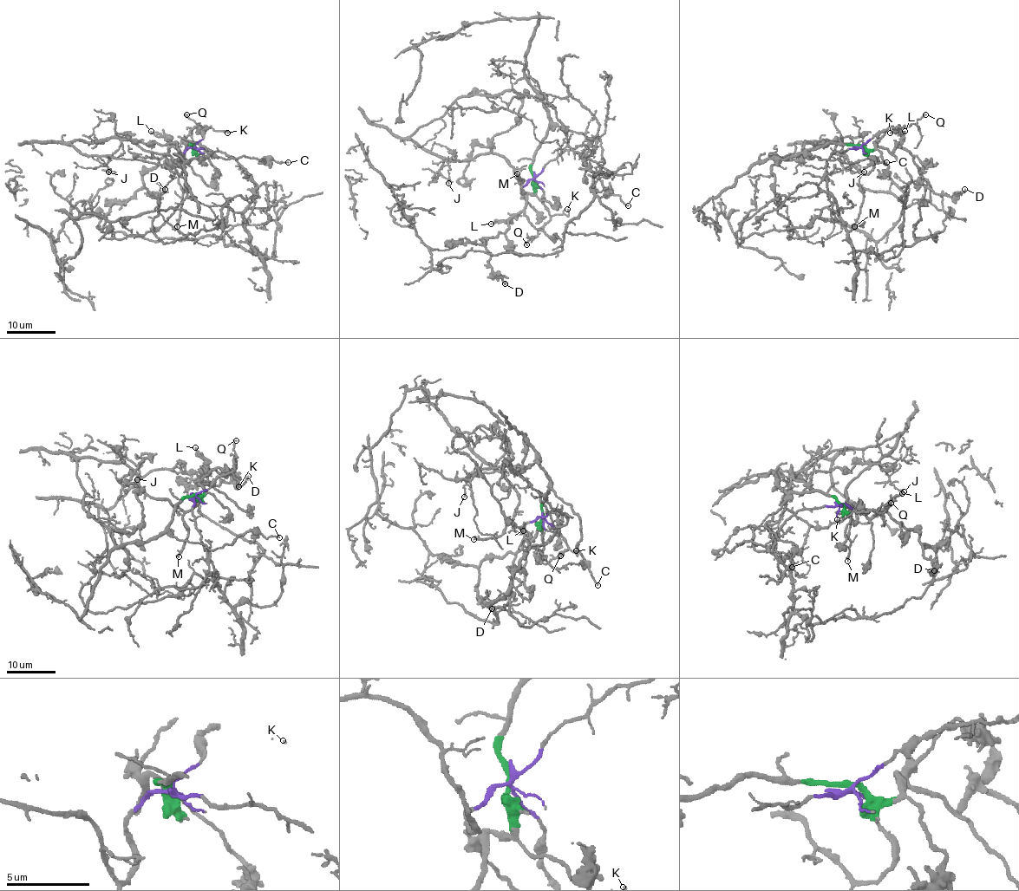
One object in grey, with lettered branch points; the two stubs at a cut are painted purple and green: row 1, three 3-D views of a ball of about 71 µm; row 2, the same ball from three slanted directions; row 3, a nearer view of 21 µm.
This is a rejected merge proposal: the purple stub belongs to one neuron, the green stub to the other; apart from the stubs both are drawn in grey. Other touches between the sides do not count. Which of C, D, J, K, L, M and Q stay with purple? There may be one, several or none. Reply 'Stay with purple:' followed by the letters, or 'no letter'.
Stay with purple: J, K, M, Q

